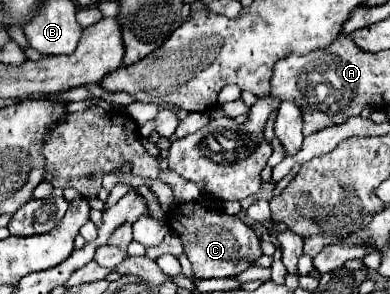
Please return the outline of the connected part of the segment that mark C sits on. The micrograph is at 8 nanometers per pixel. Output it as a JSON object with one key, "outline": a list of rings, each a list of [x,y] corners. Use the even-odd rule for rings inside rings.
{"outline":[[[185,202],[177,204],[171,210],[171,214],[167,214],[167,220],[171,230],[179,236],[183,250],[193,264],[195,278],[237,276],[239,272],[249,268],[255,258],[261,256],[259,238],[237,216],[229,216],[219,210],[207,210],[199,202]],[[177,212],[191,212],[191,214],[177,214]]]}

